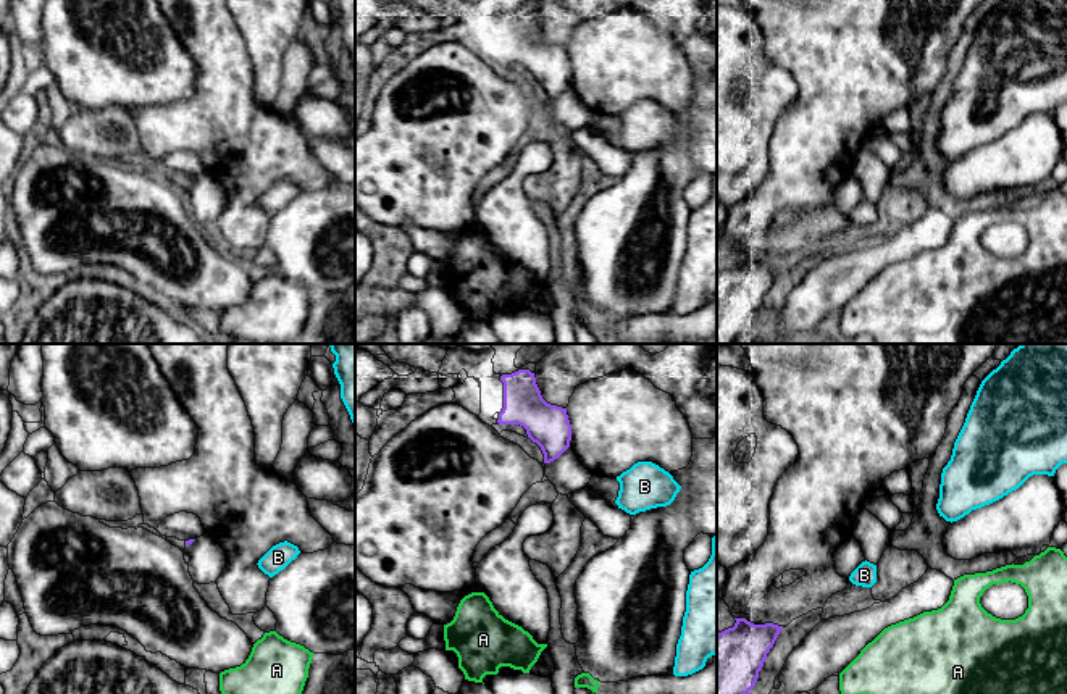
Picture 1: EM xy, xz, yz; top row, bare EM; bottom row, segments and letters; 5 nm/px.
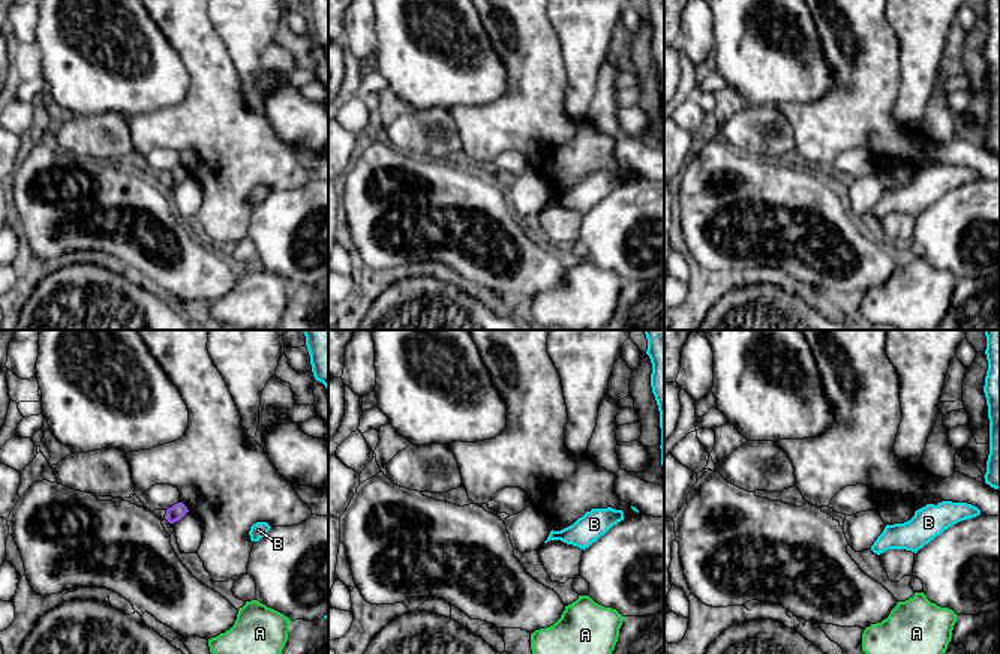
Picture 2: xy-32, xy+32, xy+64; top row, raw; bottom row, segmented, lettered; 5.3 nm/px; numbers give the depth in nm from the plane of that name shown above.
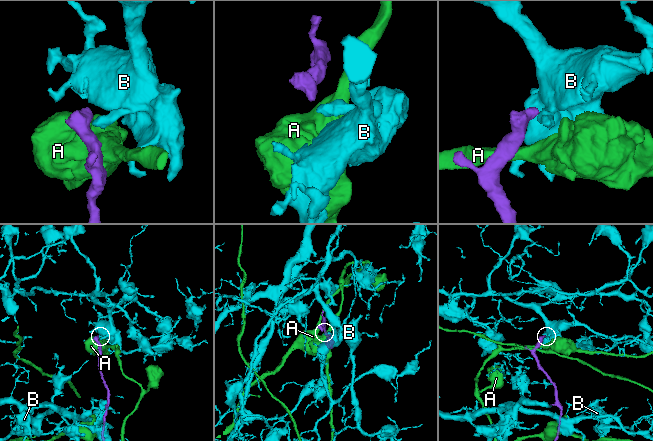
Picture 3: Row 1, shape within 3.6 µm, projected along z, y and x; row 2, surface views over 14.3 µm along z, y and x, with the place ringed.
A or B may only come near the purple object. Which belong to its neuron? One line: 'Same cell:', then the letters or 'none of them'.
Same cell: none of them

